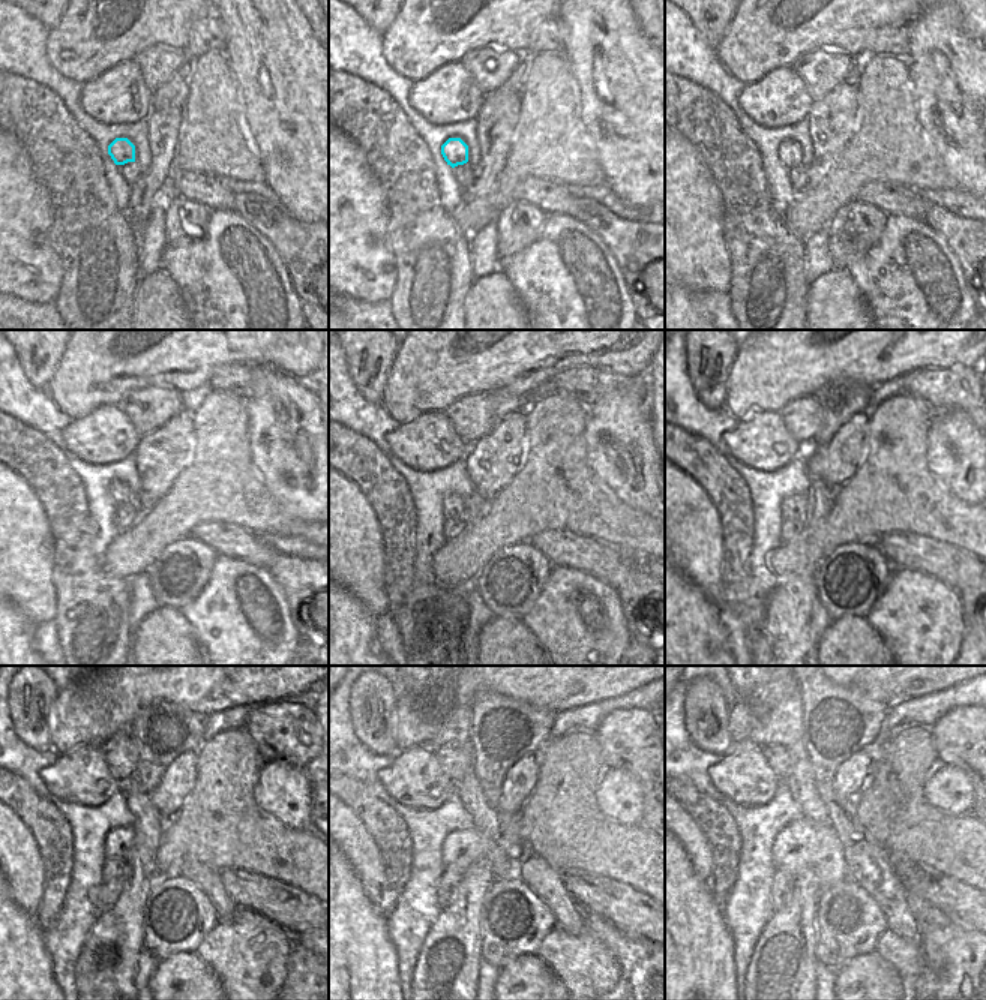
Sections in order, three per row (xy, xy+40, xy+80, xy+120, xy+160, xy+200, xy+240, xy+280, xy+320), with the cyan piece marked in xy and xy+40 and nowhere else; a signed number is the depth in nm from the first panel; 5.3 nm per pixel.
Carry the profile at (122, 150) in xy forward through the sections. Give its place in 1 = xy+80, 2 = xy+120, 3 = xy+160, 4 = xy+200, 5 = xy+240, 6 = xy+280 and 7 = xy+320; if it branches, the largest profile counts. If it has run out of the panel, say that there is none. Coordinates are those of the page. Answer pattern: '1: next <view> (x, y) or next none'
1: next xy+80 (790, 153)
2: next xy+120 (119, 492)
3: next xy+160 (453, 505)
4: next xy+200 (793, 507)
5: next xy+240 (119, 841)
6: next xy+280 (461, 849)
7: next xy+320 (803, 846)

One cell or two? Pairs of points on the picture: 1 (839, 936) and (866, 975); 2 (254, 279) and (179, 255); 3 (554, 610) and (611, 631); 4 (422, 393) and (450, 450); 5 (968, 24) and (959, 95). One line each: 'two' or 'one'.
1: two
2: one
3: one
4: two
5: two

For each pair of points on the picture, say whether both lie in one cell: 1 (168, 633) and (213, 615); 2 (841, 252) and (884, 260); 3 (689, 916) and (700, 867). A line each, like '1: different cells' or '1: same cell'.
1: different cells
2: different cells
3: different cells

